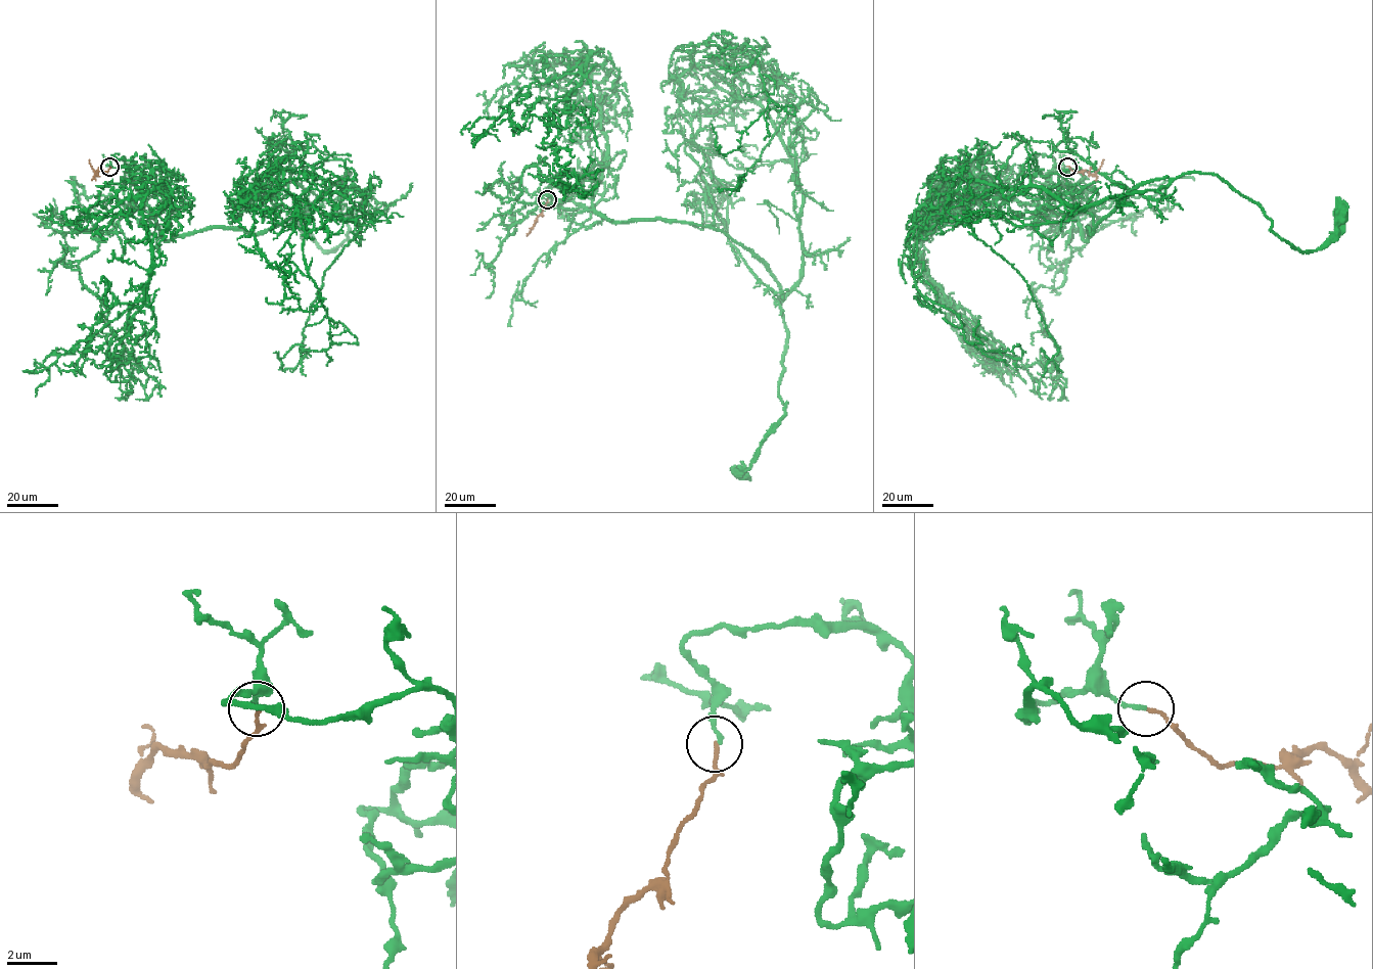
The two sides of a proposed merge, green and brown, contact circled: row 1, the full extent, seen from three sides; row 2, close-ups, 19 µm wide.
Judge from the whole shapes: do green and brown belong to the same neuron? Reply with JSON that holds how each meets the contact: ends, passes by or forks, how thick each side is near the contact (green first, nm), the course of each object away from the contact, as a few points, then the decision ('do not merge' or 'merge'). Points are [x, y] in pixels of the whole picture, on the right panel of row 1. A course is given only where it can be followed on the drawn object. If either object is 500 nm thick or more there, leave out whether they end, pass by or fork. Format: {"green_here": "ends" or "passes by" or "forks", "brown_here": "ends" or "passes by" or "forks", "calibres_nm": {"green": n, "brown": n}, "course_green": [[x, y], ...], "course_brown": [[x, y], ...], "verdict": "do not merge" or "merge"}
{"green_here": "ends", "brown_here": "ends", "calibres_nm": {"green": 160, "brown": 140}, "course_green": [[1067, 167], [1055, 168], [1085, 240], [1133, 189], [1192, 172], [1250, 198], [1301, 251], [1334, 236], [1341, 215]], "course_brown": [[1067, 167], [1076, 172], [1085, 170], [1095, 175], [1104, 159]], "verdict": "do not merge"}

